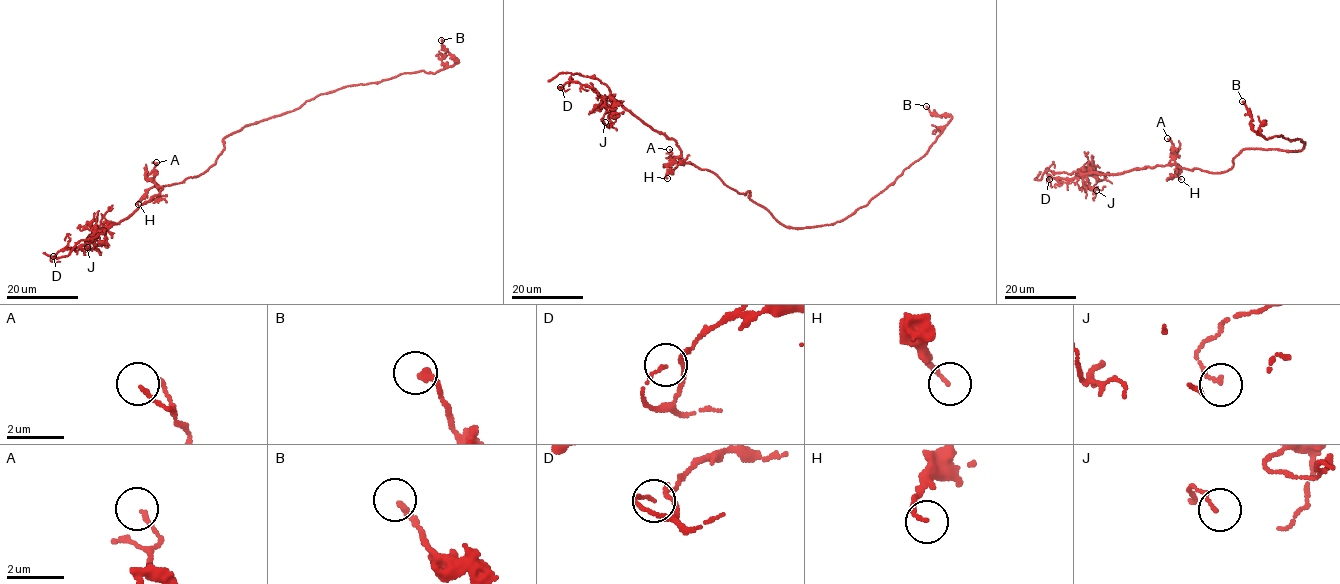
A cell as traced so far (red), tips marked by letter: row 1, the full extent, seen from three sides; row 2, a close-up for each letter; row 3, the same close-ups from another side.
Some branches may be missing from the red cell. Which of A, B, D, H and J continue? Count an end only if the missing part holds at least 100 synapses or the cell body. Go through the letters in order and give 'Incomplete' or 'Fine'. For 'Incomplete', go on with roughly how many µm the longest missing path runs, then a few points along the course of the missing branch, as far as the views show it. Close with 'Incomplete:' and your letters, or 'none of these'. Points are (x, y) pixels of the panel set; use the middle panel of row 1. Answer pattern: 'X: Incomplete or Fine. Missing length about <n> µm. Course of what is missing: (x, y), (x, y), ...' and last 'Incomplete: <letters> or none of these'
A: Fine
B: Fine
D: Fine
H: Fine
J: Fine
Incomplete: none of these

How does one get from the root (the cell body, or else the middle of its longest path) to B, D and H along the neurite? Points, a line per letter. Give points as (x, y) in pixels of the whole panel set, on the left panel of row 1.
B: (223, 140), (322, 94), (450, 66), (458, 61), (441, 40)
D: (223, 140), (222, 153), (202, 173), (158, 186), (160, 193), (127, 217), (51, 261), (53, 256)
H: (223, 140), (222, 153), (206, 171), (181, 183), (154, 185), (138, 204)

